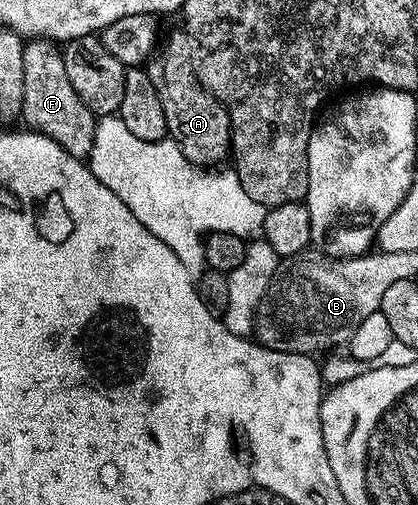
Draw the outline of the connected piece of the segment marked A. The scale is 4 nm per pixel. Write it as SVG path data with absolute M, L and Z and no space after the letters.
M178 30L168 36L158 54L151 56L145 69L155 92L159 95L164 118L167 119L167 134L183 150L184 157L200 168L215 164L230 155L232 132L230 116L208 88L202 83L197 60L196 45L189 34Z

